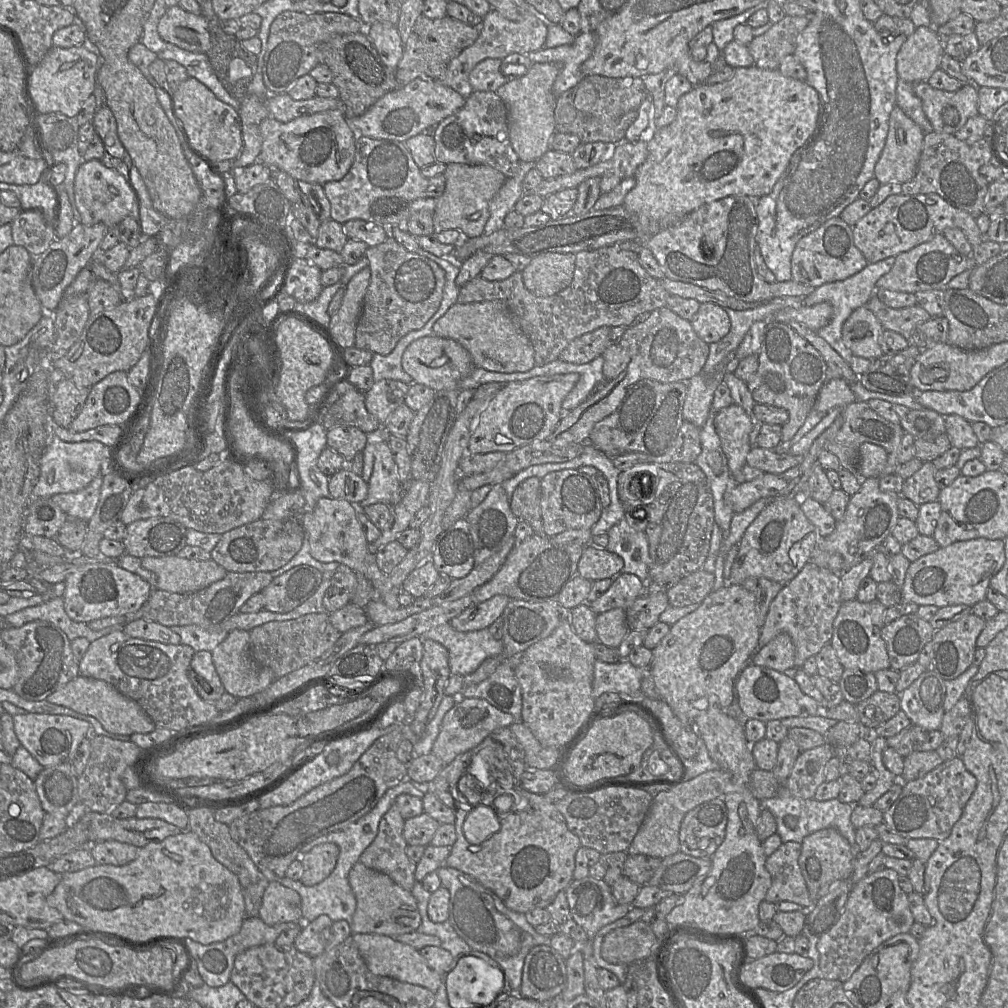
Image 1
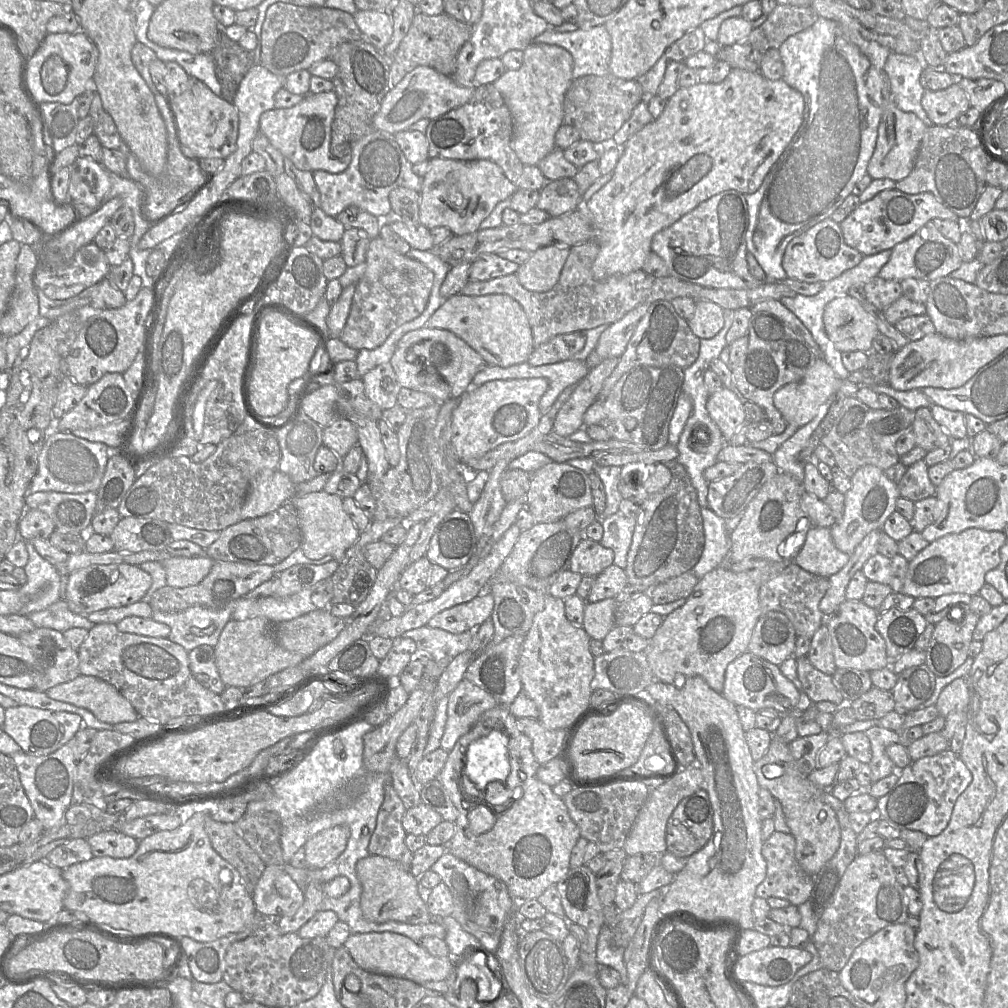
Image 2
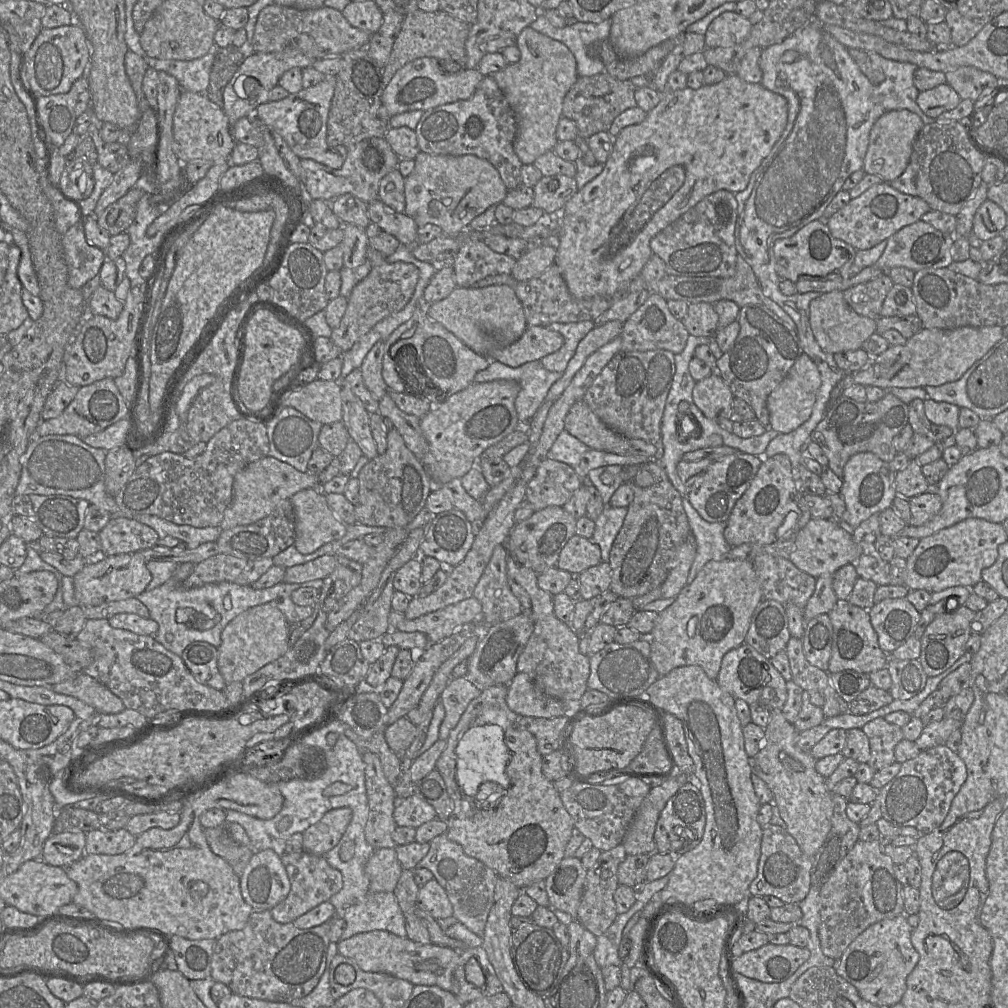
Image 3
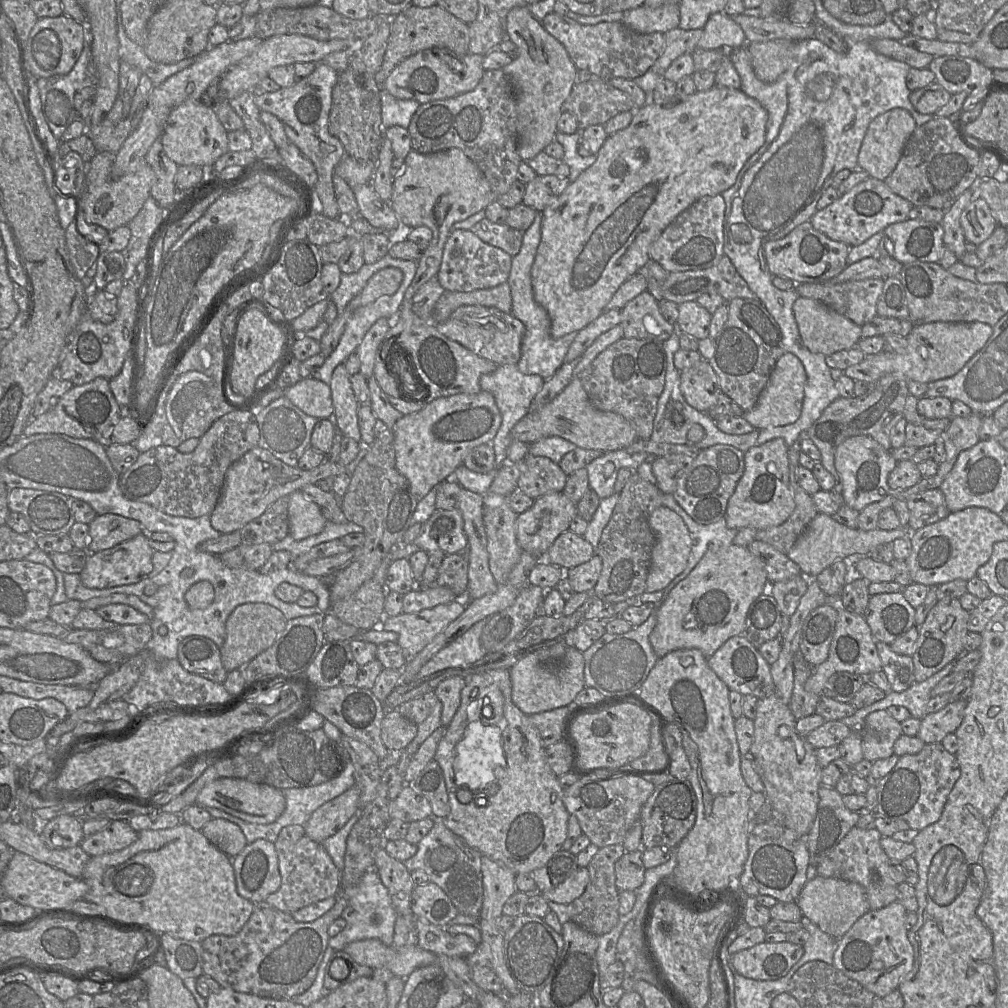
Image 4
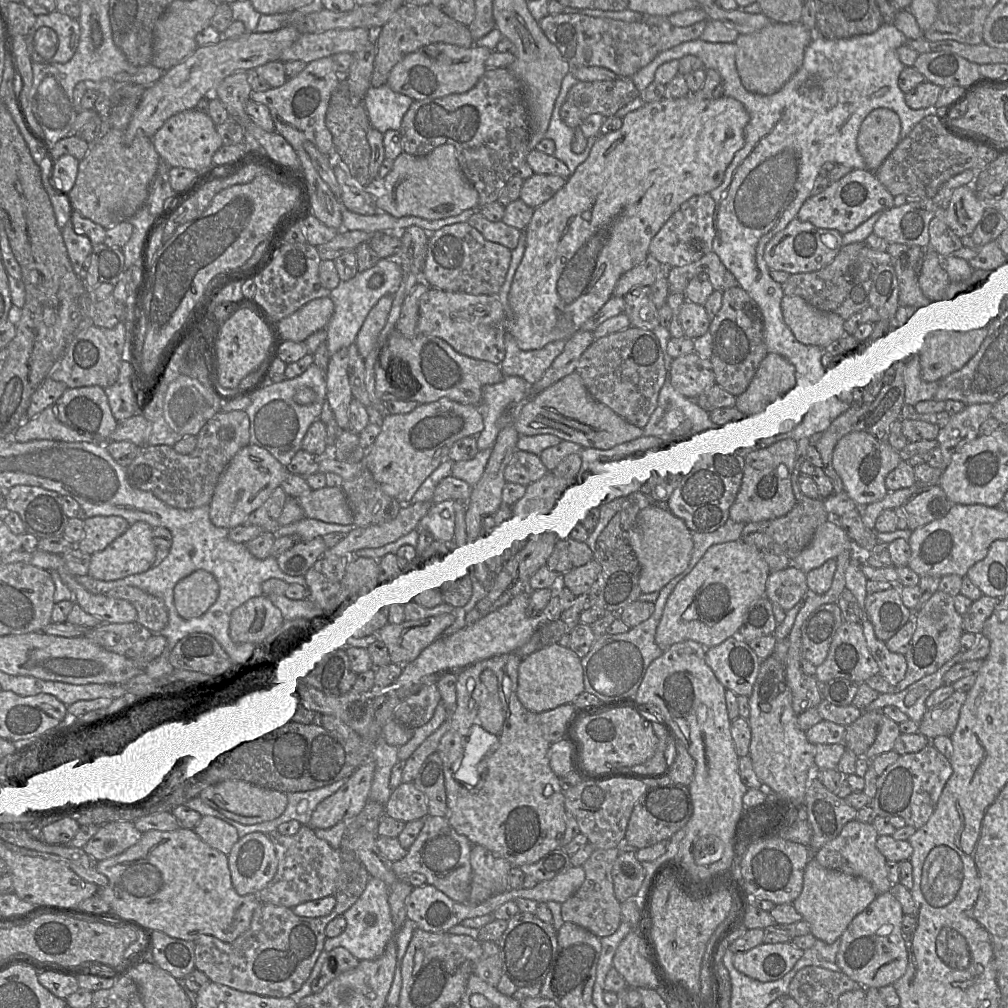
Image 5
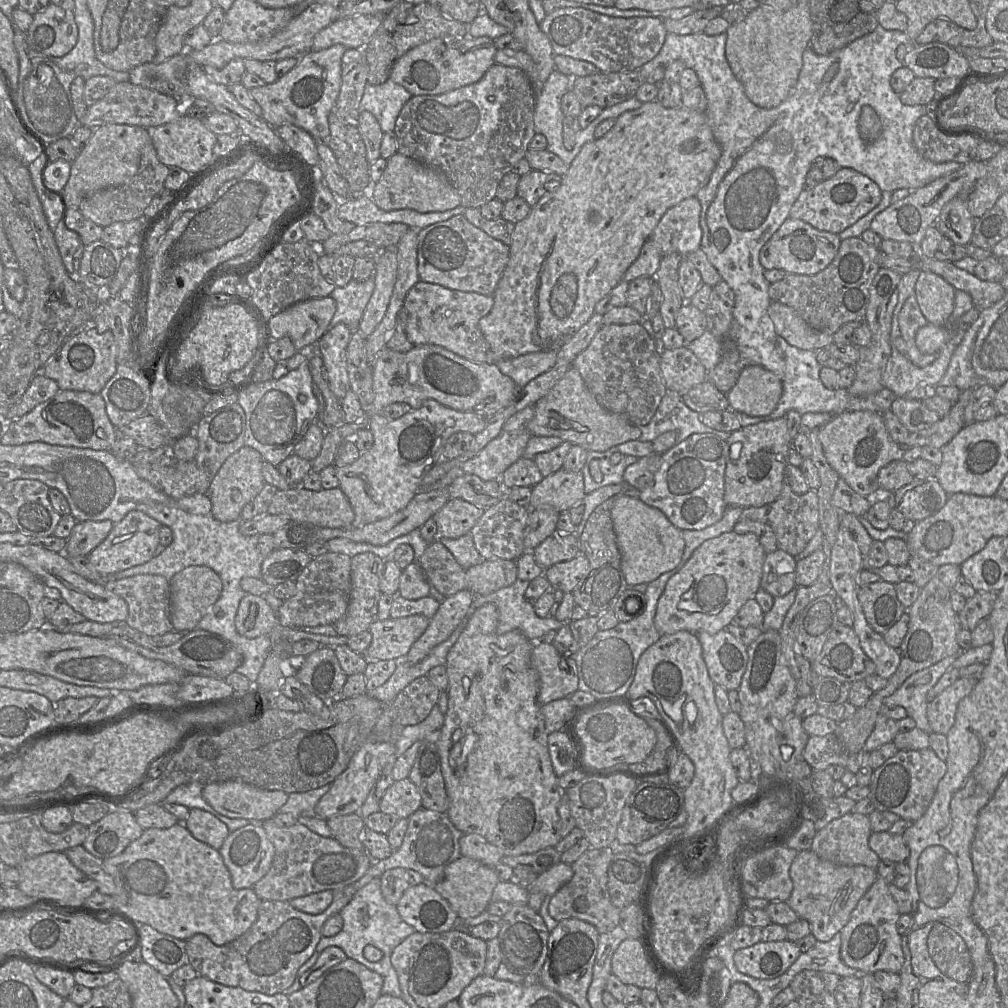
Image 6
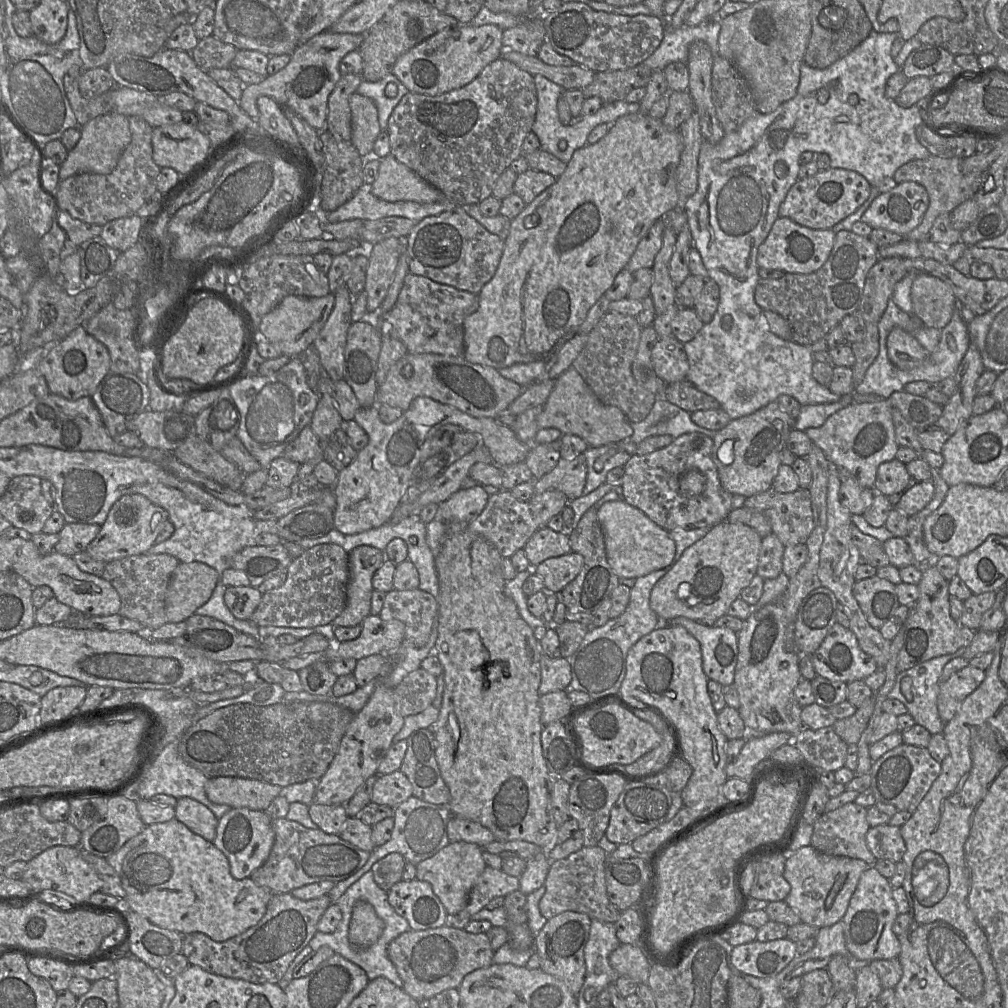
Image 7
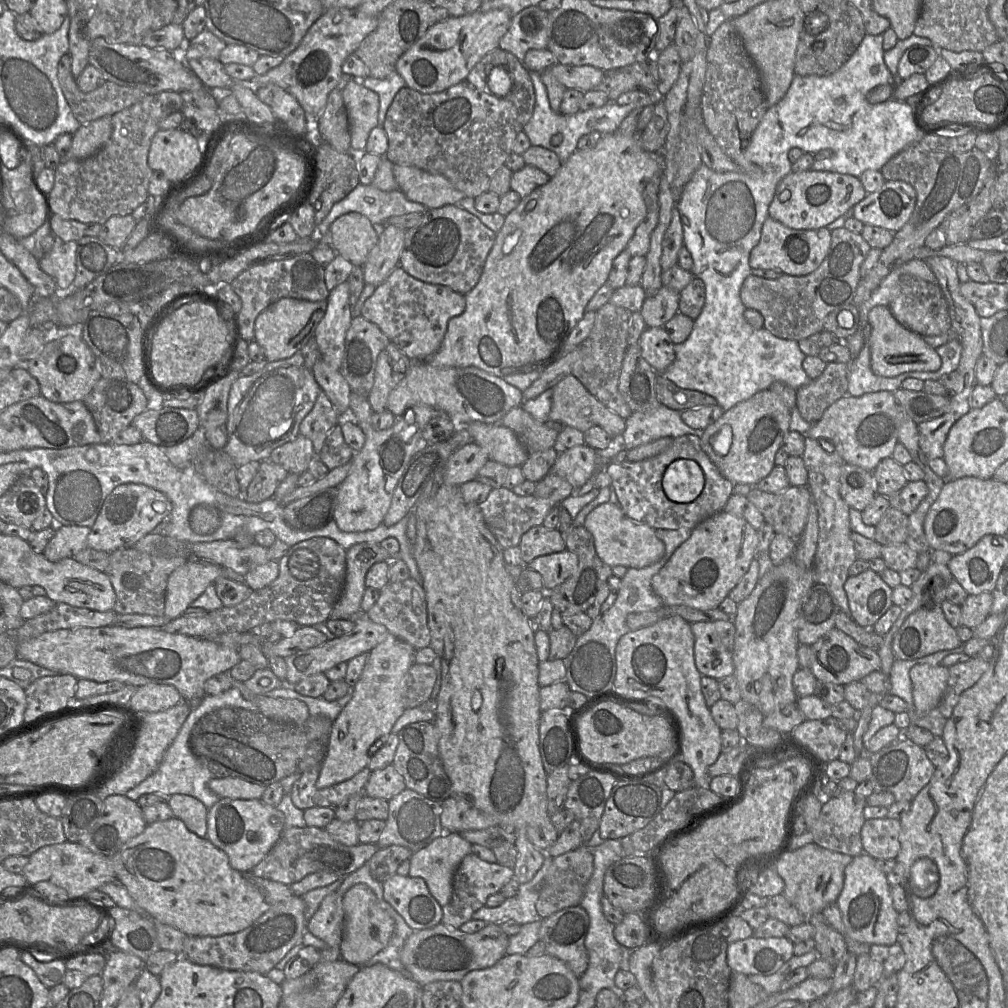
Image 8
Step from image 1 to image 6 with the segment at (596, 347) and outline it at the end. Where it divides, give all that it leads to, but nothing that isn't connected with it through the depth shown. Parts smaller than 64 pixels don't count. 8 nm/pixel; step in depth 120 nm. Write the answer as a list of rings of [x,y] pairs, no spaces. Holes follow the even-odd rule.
[[[420,280],[408,291],[402,307],[407,338],[414,347],[437,345],[470,361],[494,364],[495,355],[479,327],[480,319],[491,311],[493,304],[492,295],[450,289]]]

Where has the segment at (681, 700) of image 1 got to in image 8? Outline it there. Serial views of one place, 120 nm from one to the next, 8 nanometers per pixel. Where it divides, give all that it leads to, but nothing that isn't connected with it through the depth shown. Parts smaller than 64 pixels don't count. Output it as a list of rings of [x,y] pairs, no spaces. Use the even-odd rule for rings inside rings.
[[[723,510],[692,529],[690,537],[653,576],[651,587],[666,606],[718,608],[749,569],[757,547],[757,531],[744,518]]]

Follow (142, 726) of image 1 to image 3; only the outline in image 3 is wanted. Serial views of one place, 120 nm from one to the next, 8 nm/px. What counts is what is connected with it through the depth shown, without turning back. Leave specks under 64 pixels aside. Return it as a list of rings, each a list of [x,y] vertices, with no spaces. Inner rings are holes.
[[[84,672],[75,674],[73,677],[71,677],[65,681],[62,681],[60,683],[54,684],[53,686],[46,686],[46,687],[51,687],[51,689],[57,693],[70,695],[70,696],[73,696],[73,697],[76,697],[76,698],[82,700],[83,702],[92,706],[98,714],[115,714],[115,713],[119,713],[119,712],[123,711],[126,708],[124,703],[118,696],[116,696],[114,693],[112,693],[101,682],[99,682],[98,680],[85,674]]]

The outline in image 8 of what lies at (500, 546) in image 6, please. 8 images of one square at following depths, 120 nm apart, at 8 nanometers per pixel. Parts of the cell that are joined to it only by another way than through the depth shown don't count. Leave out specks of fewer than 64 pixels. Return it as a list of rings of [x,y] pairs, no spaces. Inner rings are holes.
[[[498,487],[493,488],[487,499],[478,506],[487,527],[501,547],[506,549],[509,547],[519,547],[523,534],[534,526],[542,525],[545,517],[555,505],[545,498],[535,495],[518,496],[510,489]]]

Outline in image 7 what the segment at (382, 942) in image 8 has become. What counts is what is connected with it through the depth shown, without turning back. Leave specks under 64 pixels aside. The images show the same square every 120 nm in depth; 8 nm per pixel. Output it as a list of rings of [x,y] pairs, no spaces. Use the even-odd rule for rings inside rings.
[[[363,900],[353,906],[349,926],[349,942],[356,950],[364,950],[375,944],[383,933],[385,924],[374,907]]]

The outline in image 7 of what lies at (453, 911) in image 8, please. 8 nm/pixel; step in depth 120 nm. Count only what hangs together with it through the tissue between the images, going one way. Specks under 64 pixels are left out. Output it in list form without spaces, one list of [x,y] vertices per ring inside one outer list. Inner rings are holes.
[[[487,866],[472,887],[466,907],[456,915],[448,914],[445,926],[456,929],[465,929],[472,921],[472,917],[482,909],[486,908],[492,899],[496,897],[505,897],[508,894],[519,890],[519,888],[519,878],[507,875],[500,869],[494,869]]]

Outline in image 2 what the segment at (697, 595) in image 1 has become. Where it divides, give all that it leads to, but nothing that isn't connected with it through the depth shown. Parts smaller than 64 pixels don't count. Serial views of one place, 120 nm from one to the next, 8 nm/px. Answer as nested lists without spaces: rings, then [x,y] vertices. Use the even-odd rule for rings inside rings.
[[[689,571],[657,585],[648,594],[655,605],[686,599],[693,592],[699,580],[692,571]]]

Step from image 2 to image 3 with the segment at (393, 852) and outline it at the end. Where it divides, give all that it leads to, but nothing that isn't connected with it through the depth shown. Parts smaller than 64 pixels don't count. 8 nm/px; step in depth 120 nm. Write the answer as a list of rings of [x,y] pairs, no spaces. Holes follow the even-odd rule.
[[[371,751],[362,752],[365,764],[365,785],[368,798],[368,819],[365,838],[375,850],[393,848],[397,844],[392,834],[397,827],[393,813],[398,803],[394,788],[383,771],[380,759]]]

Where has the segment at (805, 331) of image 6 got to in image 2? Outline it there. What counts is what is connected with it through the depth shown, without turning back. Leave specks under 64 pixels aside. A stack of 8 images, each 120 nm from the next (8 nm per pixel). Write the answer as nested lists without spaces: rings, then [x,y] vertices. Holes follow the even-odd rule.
[[[852,296],[830,301],[823,323],[827,336],[840,352],[873,351],[872,343],[879,333],[876,321]]]

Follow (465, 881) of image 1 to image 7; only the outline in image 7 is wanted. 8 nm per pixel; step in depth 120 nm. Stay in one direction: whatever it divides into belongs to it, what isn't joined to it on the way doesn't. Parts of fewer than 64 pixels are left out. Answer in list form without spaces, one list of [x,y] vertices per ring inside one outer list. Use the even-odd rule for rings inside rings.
[[[414,796],[399,804],[393,810],[394,827],[390,840],[381,846],[375,847],[371,852],[369,860],[356,874],[336,883],[335,887],[328,894],[332,903],[336,903],[346,890],[357,882],[363,874],[371,871],[376,862],[391,853],[401,854],[407,862],[415,866],[435,855],[450,843],[447,835],[447,824],[451,816],[452,814],[448,806],[430,804]]]

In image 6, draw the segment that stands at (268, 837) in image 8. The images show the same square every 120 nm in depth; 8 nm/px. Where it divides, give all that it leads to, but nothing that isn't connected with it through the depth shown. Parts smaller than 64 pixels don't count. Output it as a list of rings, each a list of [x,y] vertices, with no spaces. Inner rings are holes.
[[[251,822],[240,829],[230,833],[219,850],[224,863],[229,870],[232,885],[235,889],[253,888],[270,869],[275,849],[268,839],[262,822]]]

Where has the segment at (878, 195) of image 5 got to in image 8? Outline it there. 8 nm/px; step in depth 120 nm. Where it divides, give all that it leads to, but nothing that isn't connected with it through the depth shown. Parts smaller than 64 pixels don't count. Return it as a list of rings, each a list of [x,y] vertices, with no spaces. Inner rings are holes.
[[[824,170],[789,173],[776,187],[768,207],[769,217],[793,229],[813,230],[826,227],[851,211],[865,196],[866,191],[858,177]]]

